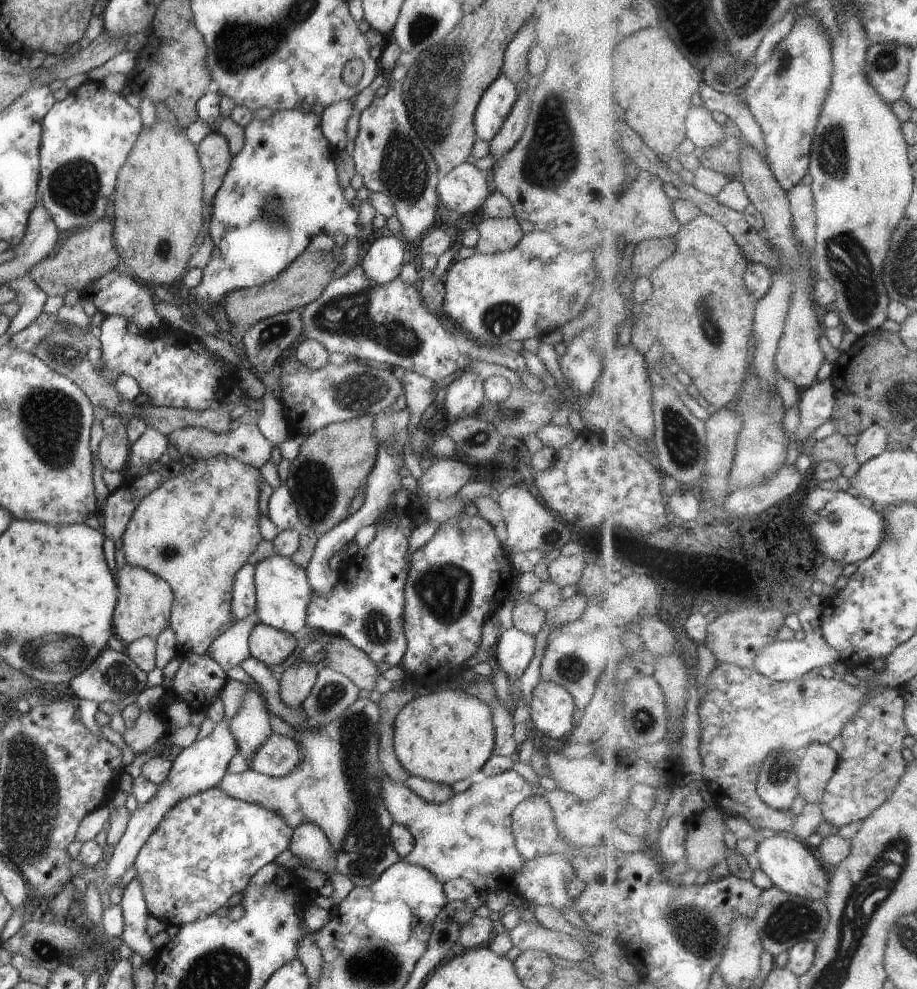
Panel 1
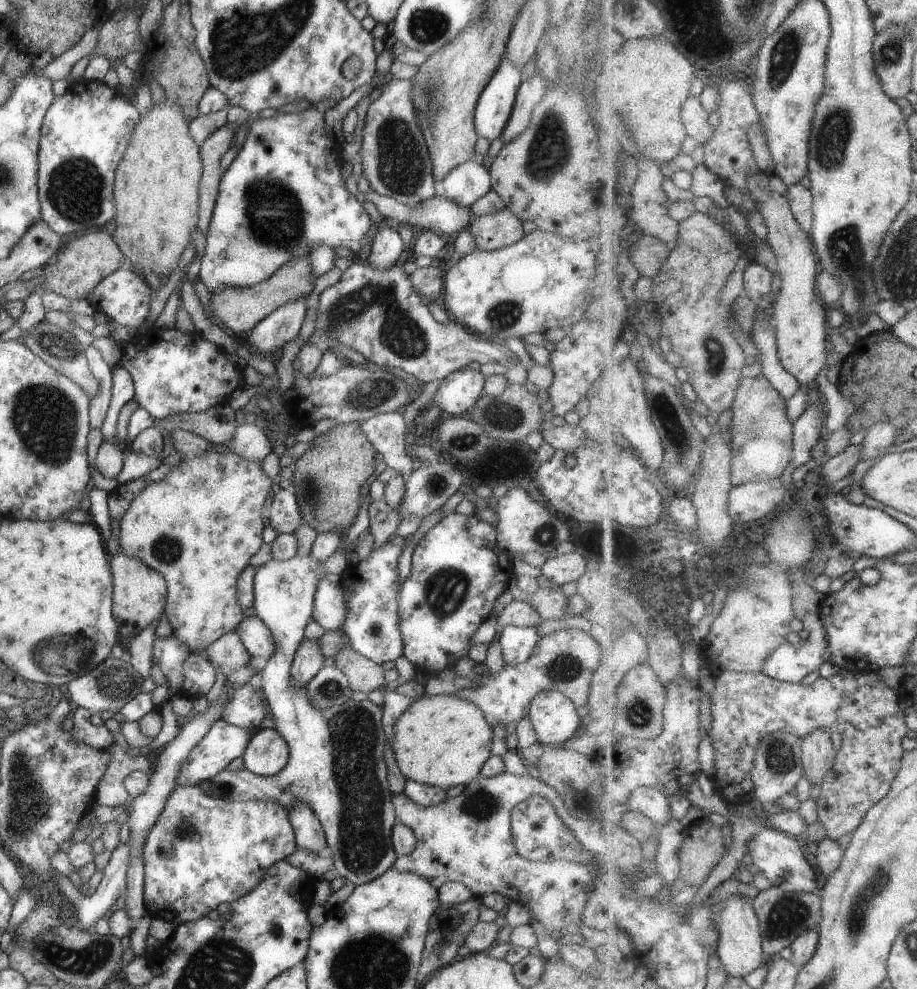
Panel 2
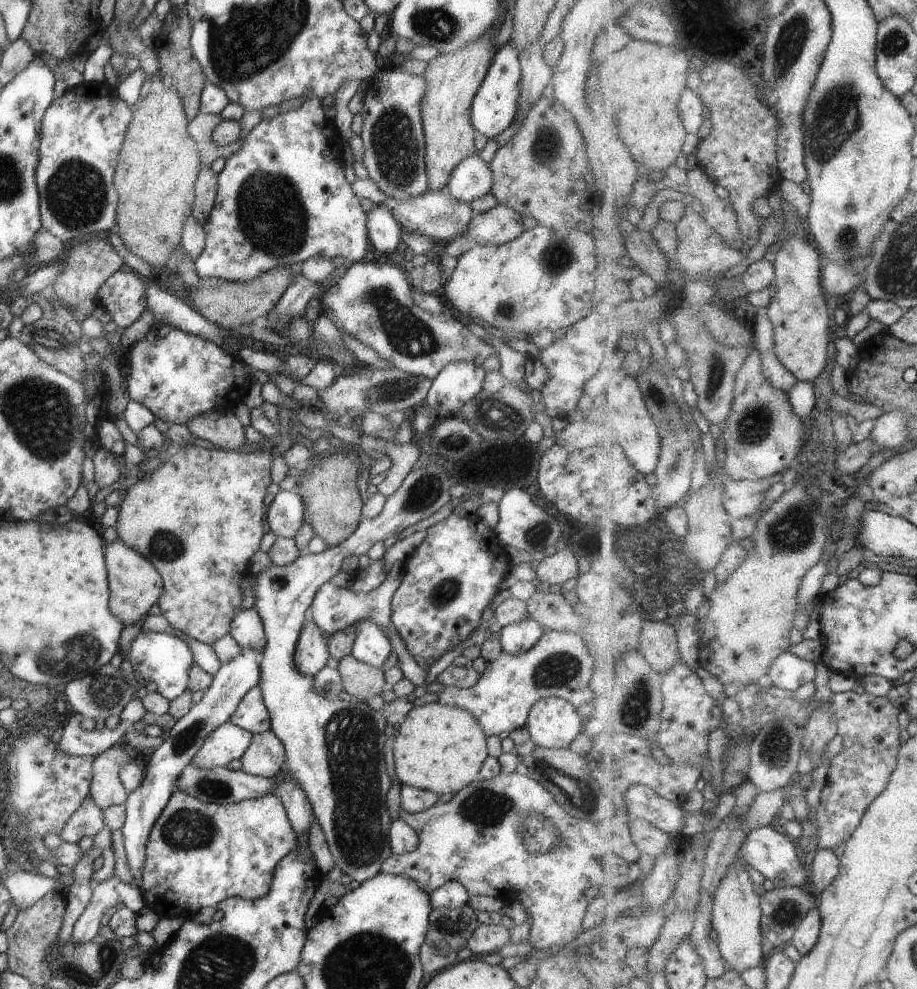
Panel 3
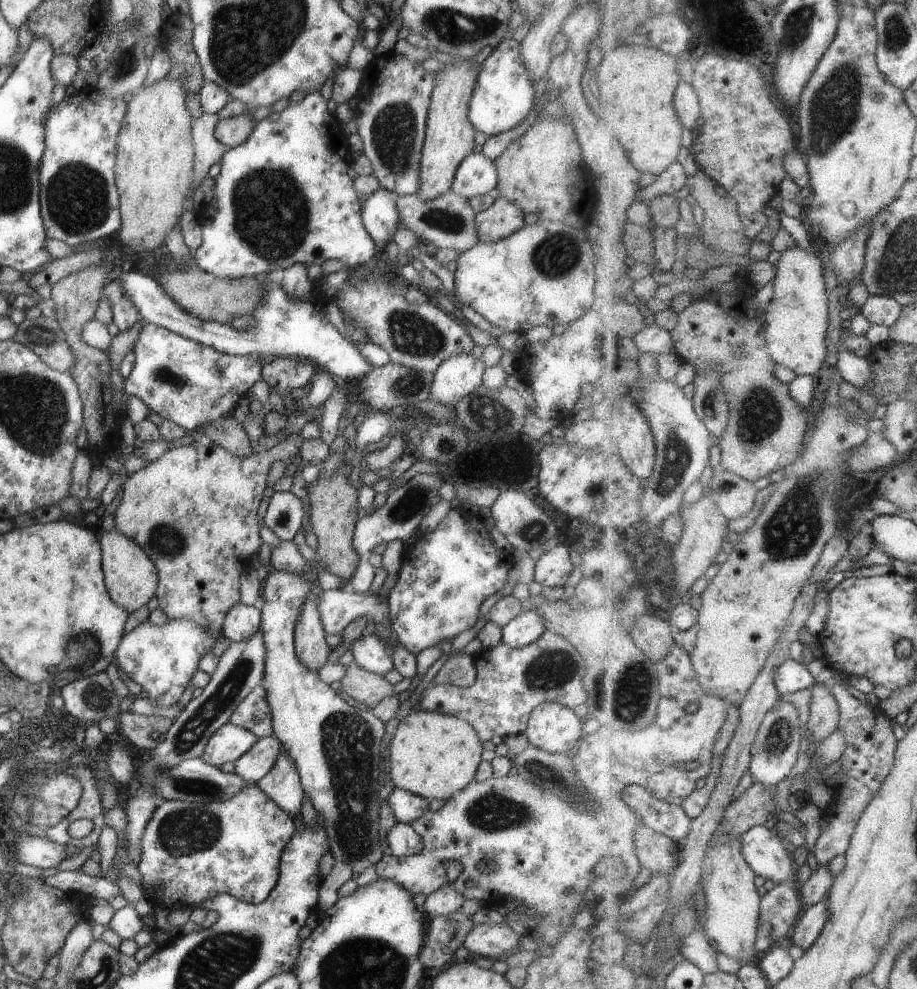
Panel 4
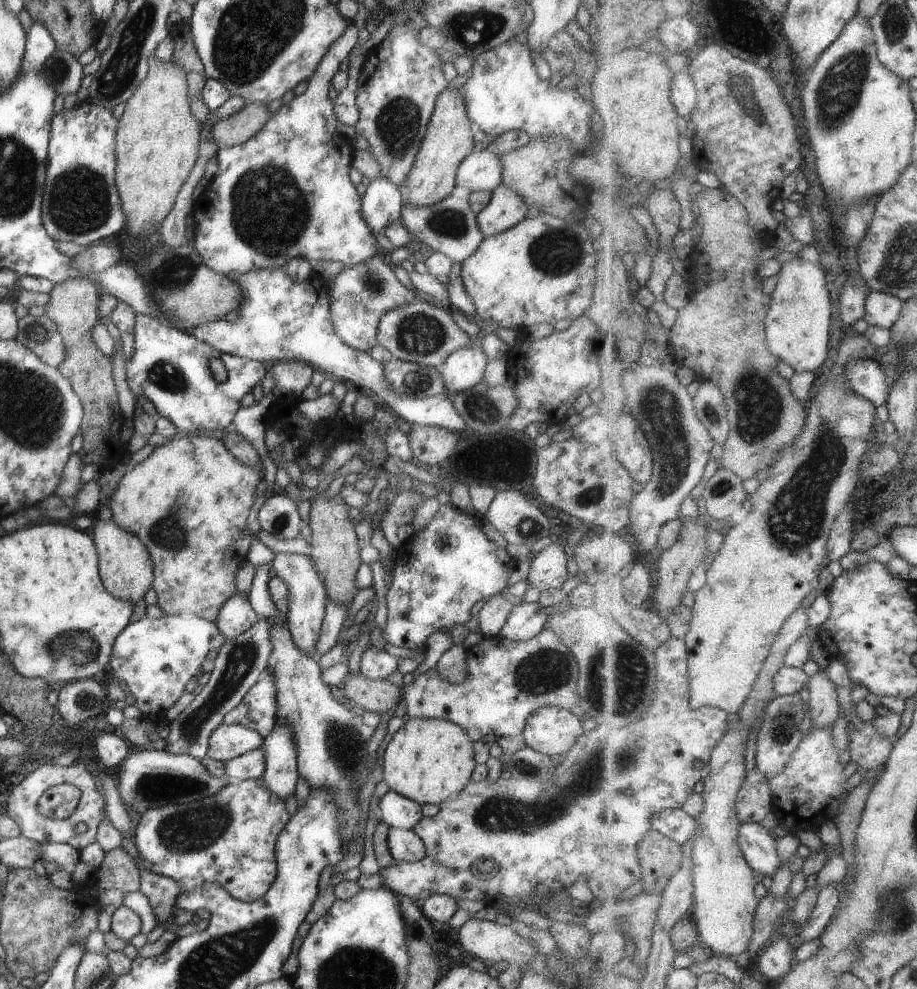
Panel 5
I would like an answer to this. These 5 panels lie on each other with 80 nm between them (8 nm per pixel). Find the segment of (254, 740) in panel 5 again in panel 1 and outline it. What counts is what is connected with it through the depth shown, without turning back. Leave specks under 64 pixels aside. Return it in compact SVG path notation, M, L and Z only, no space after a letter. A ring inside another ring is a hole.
M219 721L208 736L201 740L194 740L176 755L175 759L172 760L171 768L167 772L165 780L158 784L157 792L145 804L138 805L128 816L125 830L119 841L114 845L113 852L106 864L108 894L116 881L120 880L125 869L132 864L137 851L141 848L144 840L147 840L152 830L155 830L163 815L180 800L217 787L220 778L226 773L227 762L236 752L237 743L228 728L228 723Z

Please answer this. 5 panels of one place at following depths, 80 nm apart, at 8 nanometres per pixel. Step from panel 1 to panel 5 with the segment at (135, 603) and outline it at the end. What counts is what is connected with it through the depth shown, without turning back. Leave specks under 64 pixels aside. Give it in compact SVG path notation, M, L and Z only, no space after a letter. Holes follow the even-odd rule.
M95 517L89 534L94 540L98 556L98 573L105 590L116 599L127 601L134 606L151 588L154 577L152 560L144 544L134 534L125 532L113 521L102 522Z

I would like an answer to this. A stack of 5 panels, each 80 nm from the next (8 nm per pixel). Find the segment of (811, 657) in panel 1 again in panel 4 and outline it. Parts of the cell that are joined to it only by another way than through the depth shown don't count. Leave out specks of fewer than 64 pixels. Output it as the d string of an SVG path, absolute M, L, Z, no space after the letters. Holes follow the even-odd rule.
M787 659L776 670L775 684L780 694L784 695L799 692L804 688L811 689L817 682L813 673L803 663Z

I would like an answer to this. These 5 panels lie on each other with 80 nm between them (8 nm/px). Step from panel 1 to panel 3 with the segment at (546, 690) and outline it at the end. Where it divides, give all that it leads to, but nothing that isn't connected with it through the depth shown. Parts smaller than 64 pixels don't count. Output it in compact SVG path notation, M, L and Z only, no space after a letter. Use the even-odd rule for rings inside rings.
M559 697L536 700L525 724L530 741L544 749L567 749L577 733L588 726L585 712Z

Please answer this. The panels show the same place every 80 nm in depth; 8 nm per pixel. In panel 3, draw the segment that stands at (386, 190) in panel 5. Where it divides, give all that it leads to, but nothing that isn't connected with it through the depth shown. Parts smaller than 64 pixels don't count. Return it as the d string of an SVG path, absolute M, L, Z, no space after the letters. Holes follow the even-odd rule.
M380 203L366 212L369 242L379 254L394 254L401 249L402 230L393 215Z

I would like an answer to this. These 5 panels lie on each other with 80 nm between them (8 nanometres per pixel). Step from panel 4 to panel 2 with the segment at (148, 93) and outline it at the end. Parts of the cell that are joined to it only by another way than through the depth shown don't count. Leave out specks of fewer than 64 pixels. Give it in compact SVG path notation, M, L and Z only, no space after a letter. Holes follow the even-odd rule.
M167 97L140 116L114 170L113 240L127 265L140 275L153 272L162 281L177 266L198 221L198 182L202 175L199 144L188 133L179 105Z

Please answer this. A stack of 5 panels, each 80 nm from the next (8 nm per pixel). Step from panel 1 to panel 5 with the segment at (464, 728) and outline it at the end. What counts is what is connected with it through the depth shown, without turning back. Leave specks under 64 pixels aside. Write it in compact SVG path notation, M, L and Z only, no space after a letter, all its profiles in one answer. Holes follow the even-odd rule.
M409 717L405 718L404 724L393 734L384 750L382 779L389 789L409 797L421 806L425 803L438 805L467 784L475 765L472 741L459 725L443 719Z

